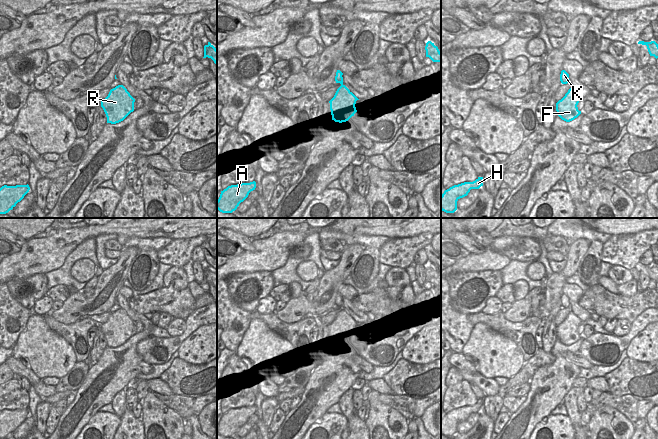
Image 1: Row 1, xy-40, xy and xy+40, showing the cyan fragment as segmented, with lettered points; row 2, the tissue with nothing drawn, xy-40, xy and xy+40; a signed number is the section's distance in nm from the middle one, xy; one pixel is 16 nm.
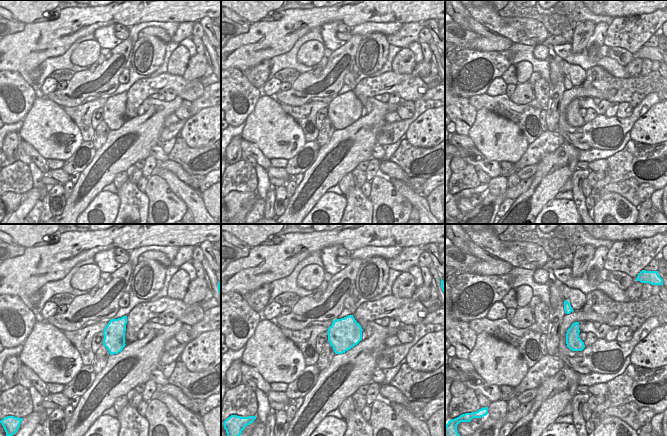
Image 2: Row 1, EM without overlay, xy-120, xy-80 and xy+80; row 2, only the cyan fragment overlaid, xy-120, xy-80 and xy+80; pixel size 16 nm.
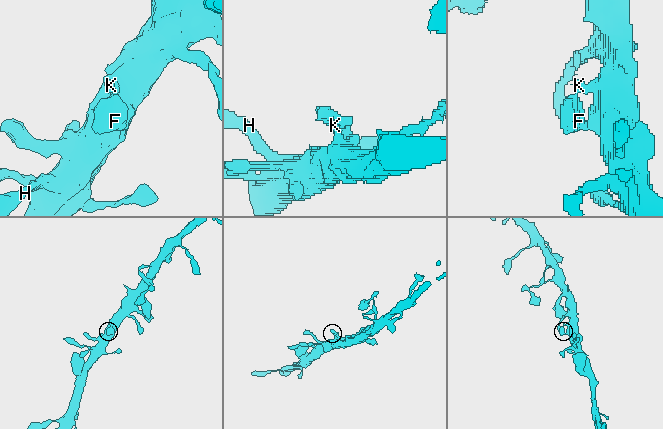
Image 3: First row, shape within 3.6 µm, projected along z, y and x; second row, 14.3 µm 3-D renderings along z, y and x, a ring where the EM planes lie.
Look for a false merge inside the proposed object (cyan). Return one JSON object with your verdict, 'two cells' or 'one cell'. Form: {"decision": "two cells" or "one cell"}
{"decision": "one cell"}

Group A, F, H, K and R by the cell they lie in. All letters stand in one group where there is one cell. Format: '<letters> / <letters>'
A F H K R

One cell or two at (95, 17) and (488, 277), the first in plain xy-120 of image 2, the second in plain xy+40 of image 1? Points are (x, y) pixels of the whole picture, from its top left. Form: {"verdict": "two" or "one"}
{"verdict": "two"}

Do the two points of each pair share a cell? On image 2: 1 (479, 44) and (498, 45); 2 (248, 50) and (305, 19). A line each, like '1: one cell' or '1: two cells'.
1: one cell
2: one cell

